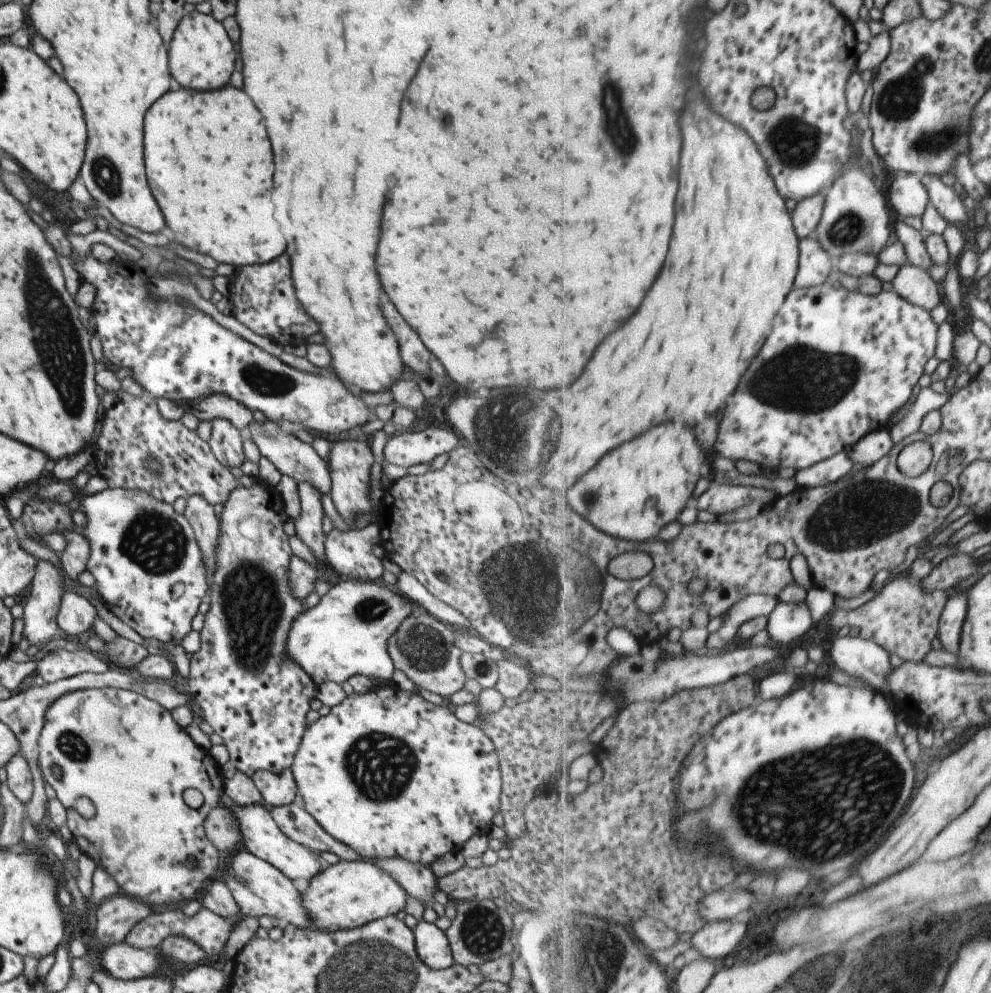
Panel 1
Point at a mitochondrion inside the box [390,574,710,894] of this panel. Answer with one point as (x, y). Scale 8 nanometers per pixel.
(422, 647)

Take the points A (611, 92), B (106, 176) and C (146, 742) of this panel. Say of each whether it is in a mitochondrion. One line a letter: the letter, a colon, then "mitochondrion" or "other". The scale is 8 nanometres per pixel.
A: mitochondrion
B: mitochondrion
C: other

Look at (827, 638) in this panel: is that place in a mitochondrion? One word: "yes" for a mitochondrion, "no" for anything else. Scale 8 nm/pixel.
no

